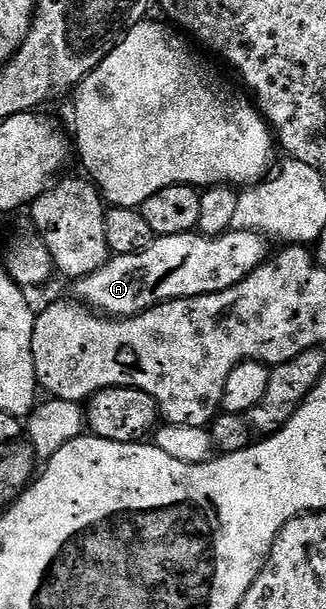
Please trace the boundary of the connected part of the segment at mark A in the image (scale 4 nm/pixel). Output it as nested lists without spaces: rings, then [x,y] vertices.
[[[230,229],[220,237],[208,237],[199,232],[179,234],[178,236],[157,237],[146,248],[137,254],[109,257],[108,262],[98,272],[90,272],[90,276],[75,279],[75,301],[89,310],[96,311],[110,318],[133,318],[136,314],[146,312],[163,302],[173,302],[194,296],[217,294],[250,276],[262,263],[269,261],[269,239],[262,234],[254,234],[249,230]]]

